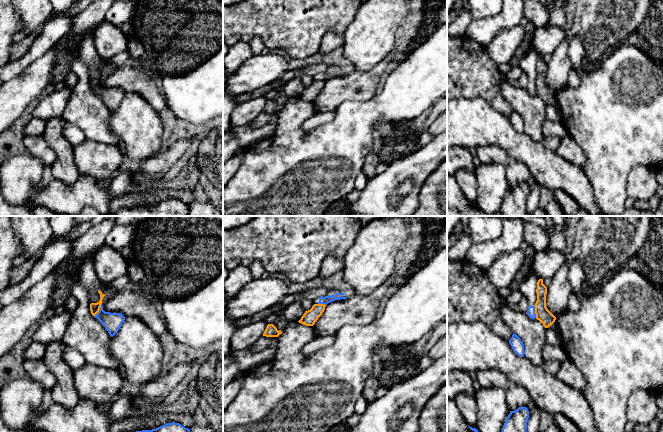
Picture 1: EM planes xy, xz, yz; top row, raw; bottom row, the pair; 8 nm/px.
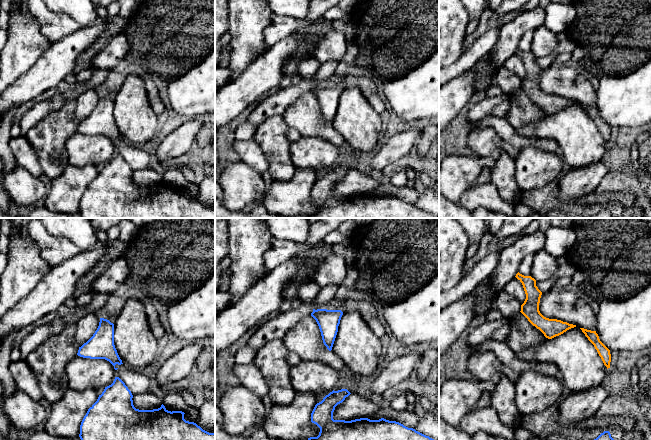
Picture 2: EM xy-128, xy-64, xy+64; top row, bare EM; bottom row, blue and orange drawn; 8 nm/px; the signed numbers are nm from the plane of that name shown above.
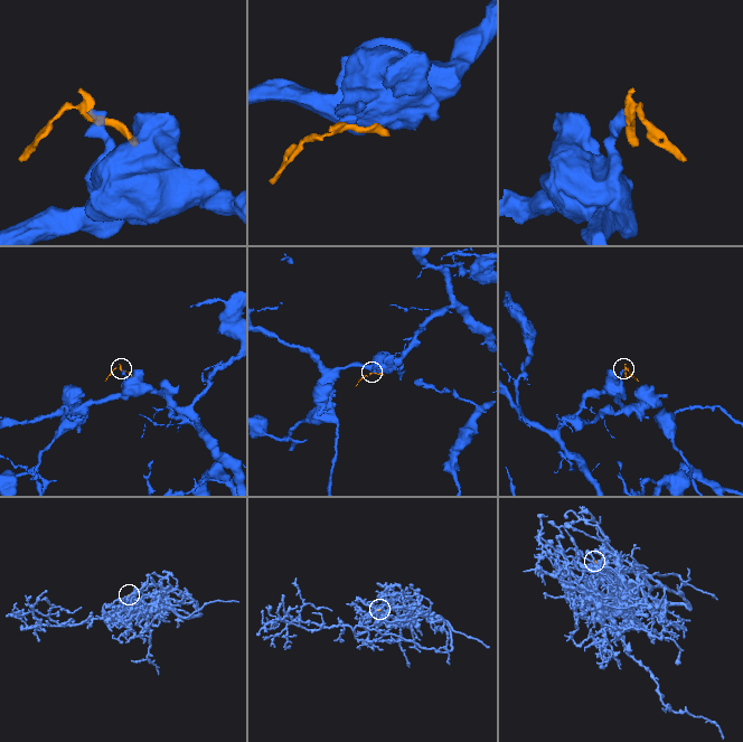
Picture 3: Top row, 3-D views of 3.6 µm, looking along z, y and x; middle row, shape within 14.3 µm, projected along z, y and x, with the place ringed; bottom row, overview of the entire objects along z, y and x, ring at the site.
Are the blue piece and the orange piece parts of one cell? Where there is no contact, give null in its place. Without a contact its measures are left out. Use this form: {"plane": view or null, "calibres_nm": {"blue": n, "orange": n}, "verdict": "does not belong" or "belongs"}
{"plane": "xy", "calibres_nm": {"blue": 150, "orange": 80}, "verdict": "does not belong"}

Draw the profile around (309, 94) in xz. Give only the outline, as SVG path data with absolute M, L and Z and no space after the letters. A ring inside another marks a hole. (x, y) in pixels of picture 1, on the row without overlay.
M314 80L310 86L305 87L298 98L306 102L313 102L324 88L325 83L326 81L324 80Z

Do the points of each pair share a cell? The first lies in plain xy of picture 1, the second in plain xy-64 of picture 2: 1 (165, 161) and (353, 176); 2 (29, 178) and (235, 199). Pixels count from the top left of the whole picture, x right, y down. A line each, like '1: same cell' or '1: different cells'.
1: different cells
2: same cell

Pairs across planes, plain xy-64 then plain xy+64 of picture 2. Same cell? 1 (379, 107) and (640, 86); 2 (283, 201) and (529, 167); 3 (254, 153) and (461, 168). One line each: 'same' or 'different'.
1: different
2: different
3: different

